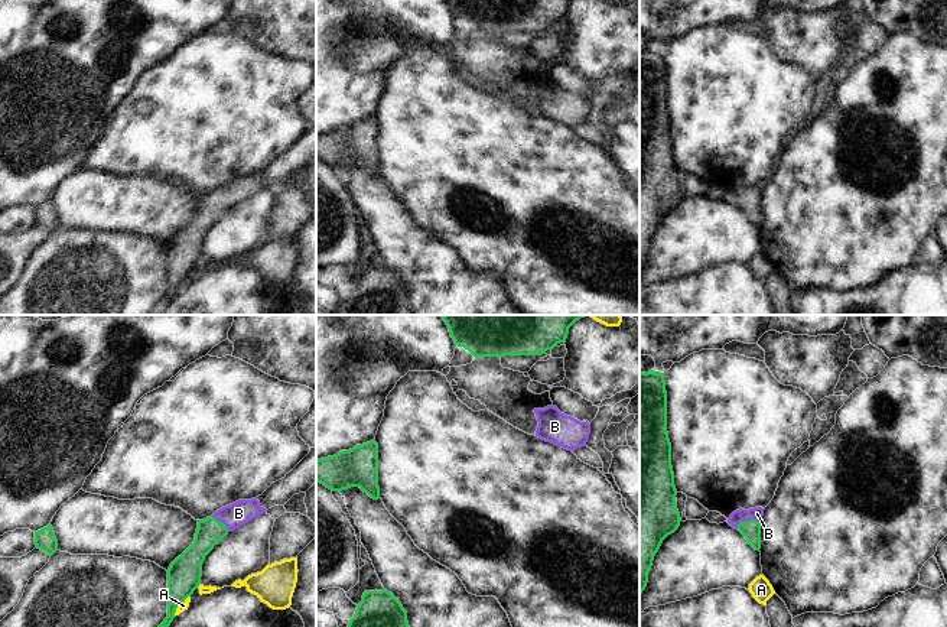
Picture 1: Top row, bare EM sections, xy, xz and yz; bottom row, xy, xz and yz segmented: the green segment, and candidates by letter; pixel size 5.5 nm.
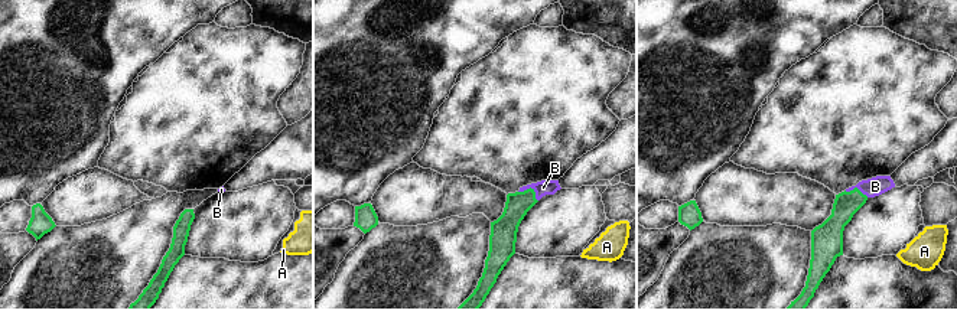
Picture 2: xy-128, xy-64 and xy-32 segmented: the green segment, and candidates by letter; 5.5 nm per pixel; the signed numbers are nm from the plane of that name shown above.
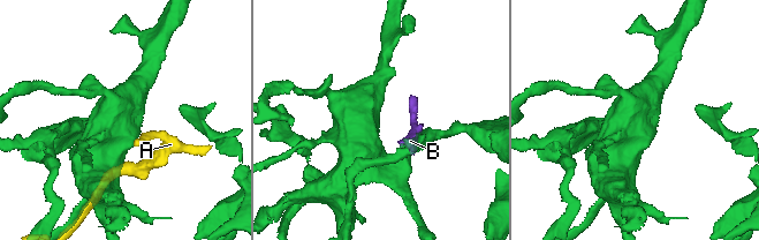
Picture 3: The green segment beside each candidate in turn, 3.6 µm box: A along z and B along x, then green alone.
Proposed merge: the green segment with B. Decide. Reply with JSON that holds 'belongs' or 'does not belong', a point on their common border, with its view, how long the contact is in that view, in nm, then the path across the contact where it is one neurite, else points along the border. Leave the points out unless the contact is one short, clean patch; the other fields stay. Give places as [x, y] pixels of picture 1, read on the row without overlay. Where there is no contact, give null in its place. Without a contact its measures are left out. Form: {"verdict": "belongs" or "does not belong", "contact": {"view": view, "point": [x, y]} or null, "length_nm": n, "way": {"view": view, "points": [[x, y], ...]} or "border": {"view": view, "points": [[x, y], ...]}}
{"verdict": "belongs", "contact": {"view": "yz", "point": [747, 198]}, "length_nm": 140, "way": {"view": "yz", "points": [[751, 207], [747, 198], [757, 189]]}}

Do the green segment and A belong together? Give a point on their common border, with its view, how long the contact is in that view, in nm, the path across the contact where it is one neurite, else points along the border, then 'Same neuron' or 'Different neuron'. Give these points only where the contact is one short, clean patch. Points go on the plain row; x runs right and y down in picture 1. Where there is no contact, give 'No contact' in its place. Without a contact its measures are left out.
Touches green at xy (179, 280). Shared border 150 nm. Different neuron

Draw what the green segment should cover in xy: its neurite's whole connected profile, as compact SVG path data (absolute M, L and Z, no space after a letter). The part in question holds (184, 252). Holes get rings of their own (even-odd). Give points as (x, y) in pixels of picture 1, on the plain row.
M256 173L251 176L238 176L217 186L211 194L198 196L193 220L167 246L167 293L157 305L149 309L147 315L165 314L165 308L176 293L176 285L199 263L202 240L214 222L230 208L266 188Z

